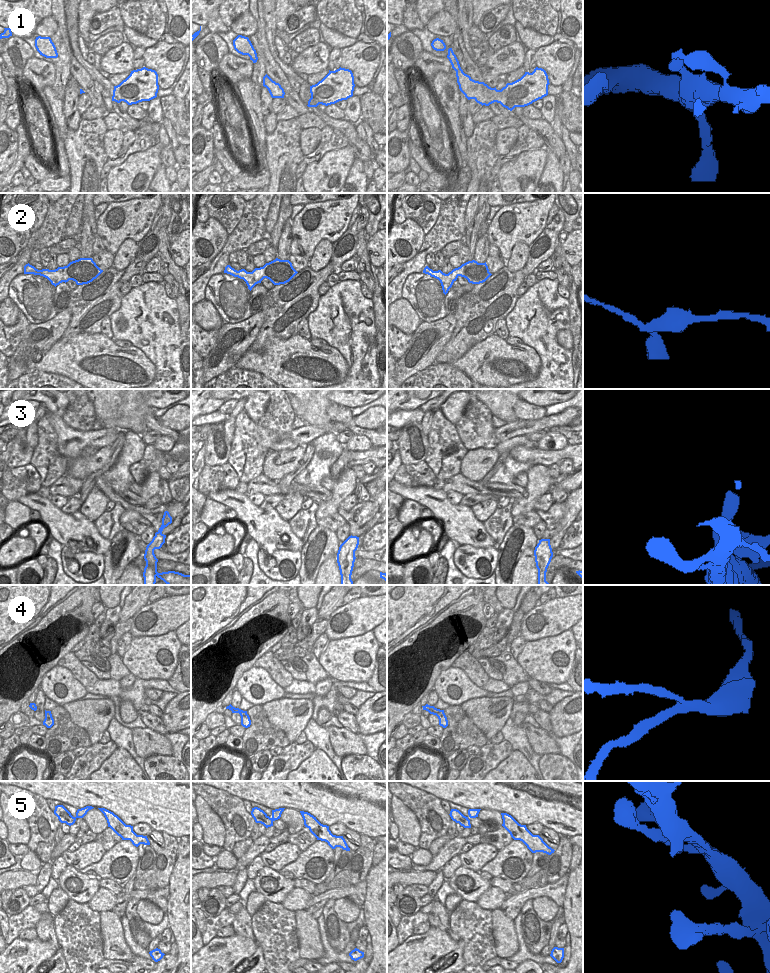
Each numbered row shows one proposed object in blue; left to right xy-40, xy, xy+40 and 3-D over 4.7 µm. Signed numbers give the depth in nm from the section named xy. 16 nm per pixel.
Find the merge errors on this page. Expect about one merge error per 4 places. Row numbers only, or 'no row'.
no row

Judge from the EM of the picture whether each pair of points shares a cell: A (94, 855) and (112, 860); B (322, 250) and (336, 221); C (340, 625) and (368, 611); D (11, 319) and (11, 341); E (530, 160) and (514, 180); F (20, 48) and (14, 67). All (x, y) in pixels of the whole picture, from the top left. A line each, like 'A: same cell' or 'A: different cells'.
A: different cells
B: different cells
C: same cell
D: different cells
E: same cell
F: same cell

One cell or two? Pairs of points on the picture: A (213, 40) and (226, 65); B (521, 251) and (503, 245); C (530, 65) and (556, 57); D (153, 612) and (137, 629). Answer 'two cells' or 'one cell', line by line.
A: two cells
B: two cells
C: two cells
D: one cell

